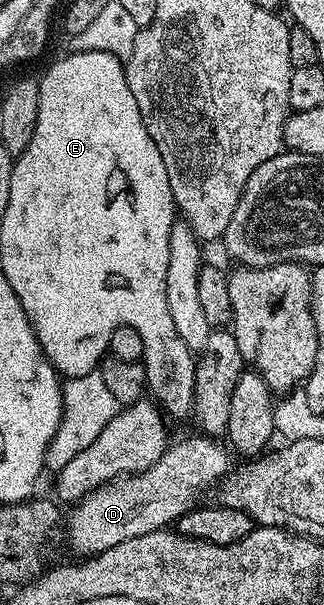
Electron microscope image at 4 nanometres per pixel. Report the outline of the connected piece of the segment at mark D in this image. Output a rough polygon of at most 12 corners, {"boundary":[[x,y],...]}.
{"boundary":[[211,437],[172,442],[149,469],[65,515],[90,557],[170,528],[228,474]]}

